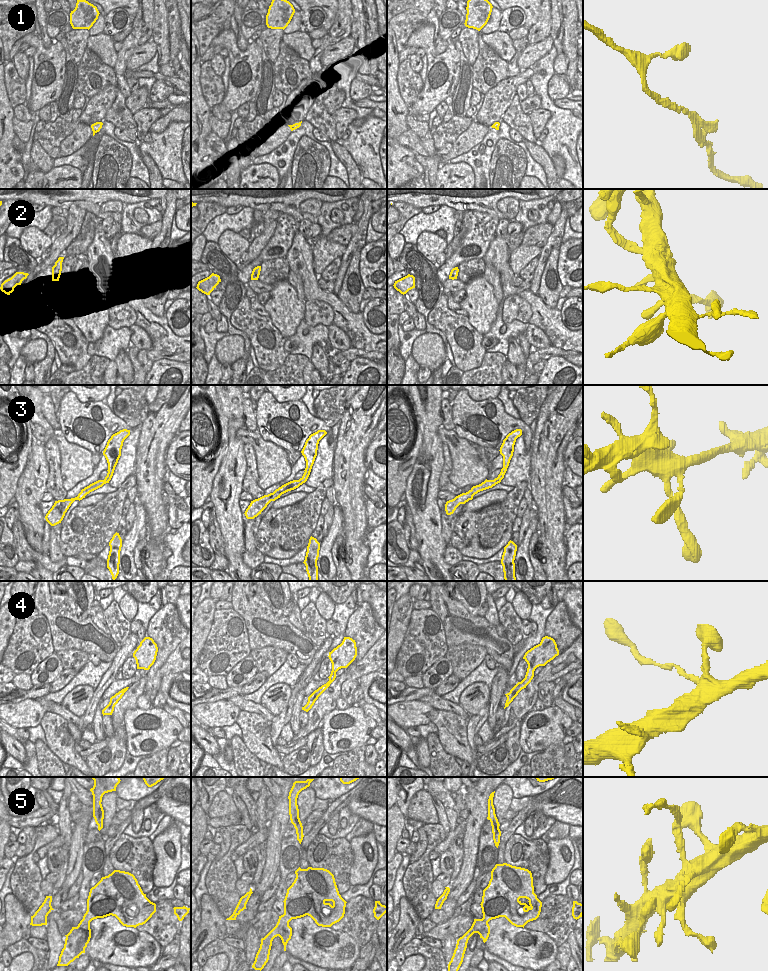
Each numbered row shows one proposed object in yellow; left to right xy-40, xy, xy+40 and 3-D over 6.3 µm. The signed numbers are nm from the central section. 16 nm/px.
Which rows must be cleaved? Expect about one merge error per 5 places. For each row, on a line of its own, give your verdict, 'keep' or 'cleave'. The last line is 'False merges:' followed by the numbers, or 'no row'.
1: keep
2: keep
3: keep
4: keep
5: cleave
False merges: 5

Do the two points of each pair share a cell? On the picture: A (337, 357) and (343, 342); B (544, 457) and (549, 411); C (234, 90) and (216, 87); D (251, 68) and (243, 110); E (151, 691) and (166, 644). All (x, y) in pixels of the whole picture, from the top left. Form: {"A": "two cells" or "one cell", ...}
{"A": "two cells", "B": "one cell", "C": "two cells", "D": "two cells", "E": "one cell"}

